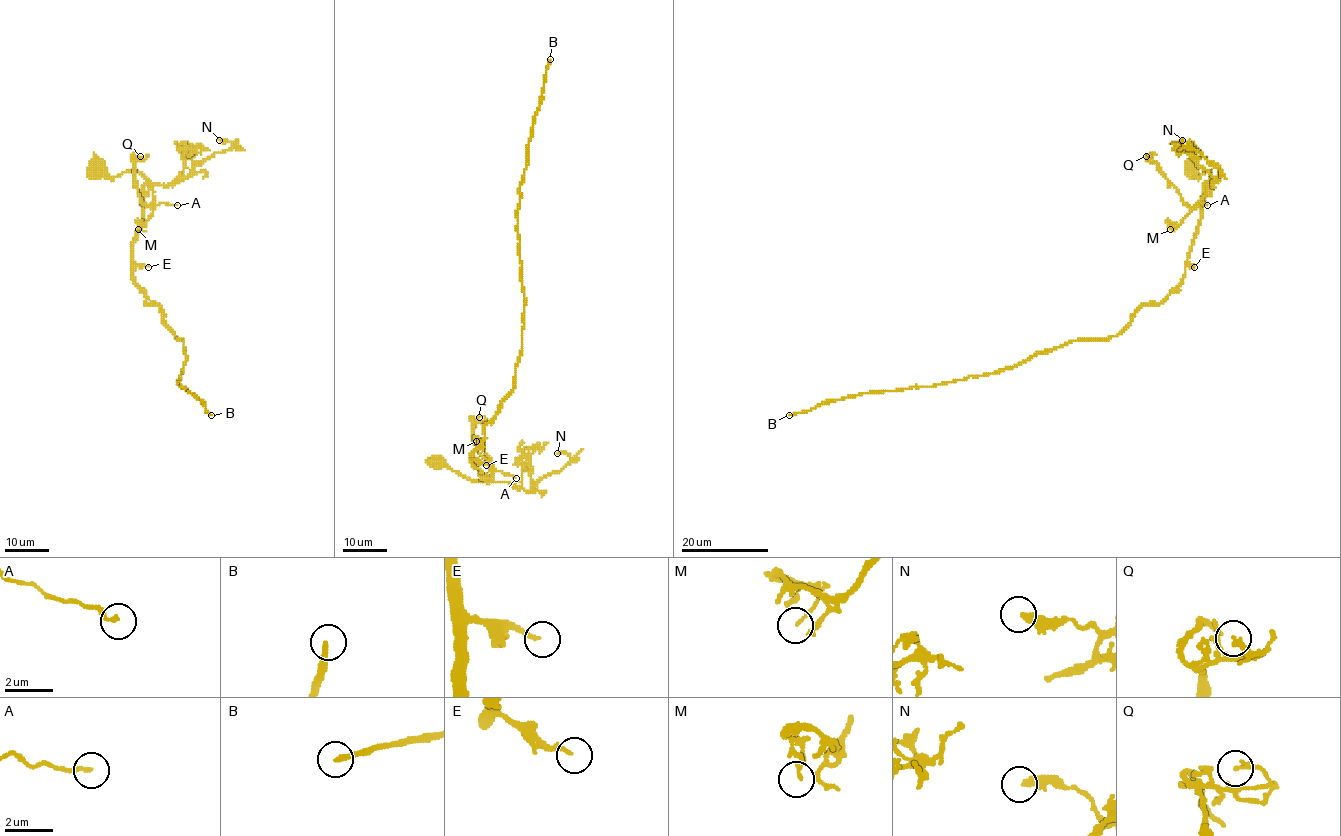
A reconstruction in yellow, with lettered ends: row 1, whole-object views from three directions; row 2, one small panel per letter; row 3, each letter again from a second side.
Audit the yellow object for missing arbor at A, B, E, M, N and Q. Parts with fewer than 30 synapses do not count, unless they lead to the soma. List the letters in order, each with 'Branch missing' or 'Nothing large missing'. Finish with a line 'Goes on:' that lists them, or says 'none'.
A: Nothing large missing
B: Branch missing
E: Nothing large missing
M: Nothing large missing
N: Nothing large missing
Q: Nothing large missing
Goes on: B

